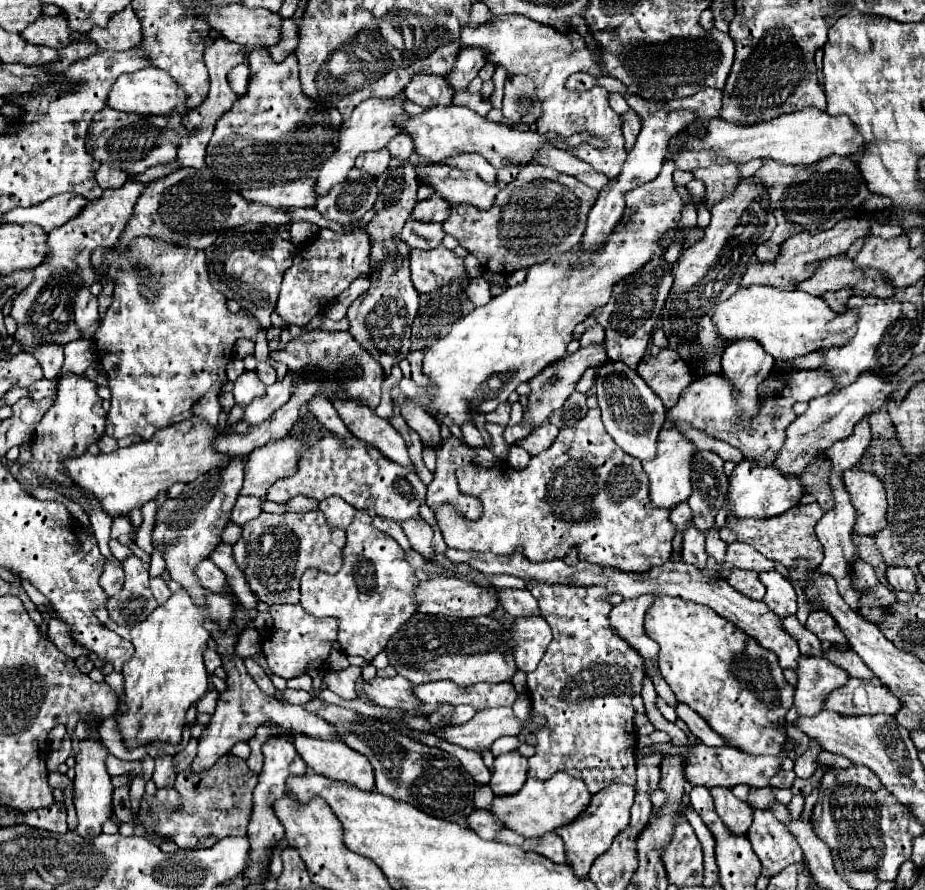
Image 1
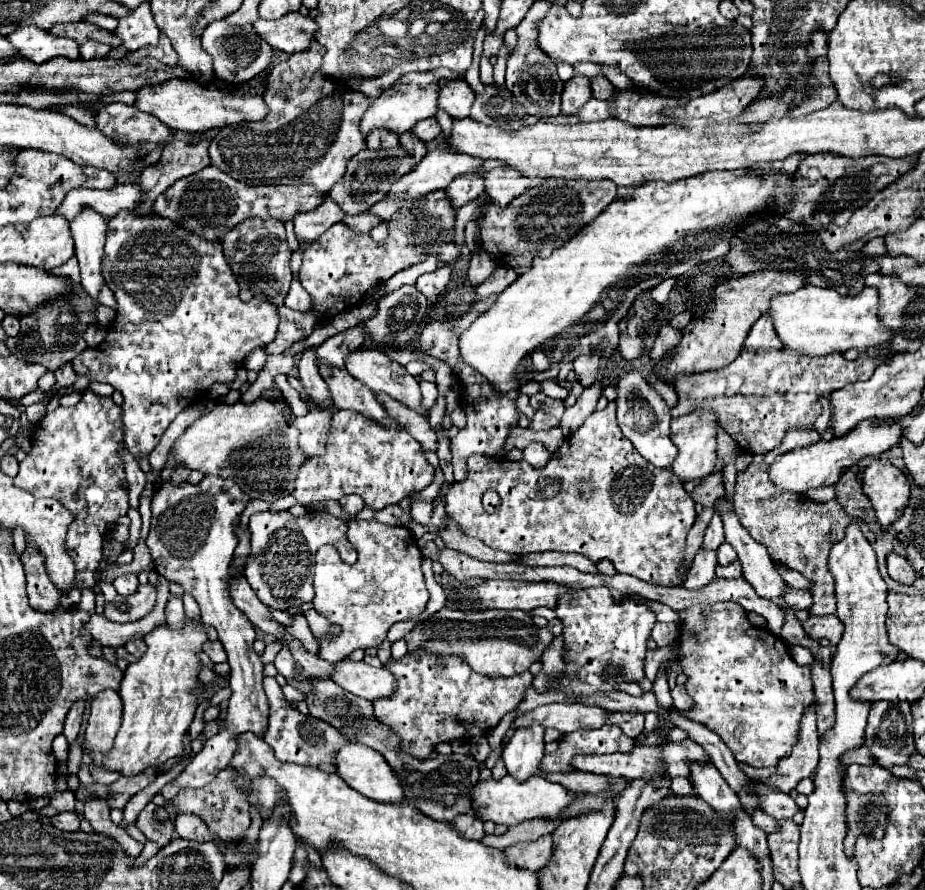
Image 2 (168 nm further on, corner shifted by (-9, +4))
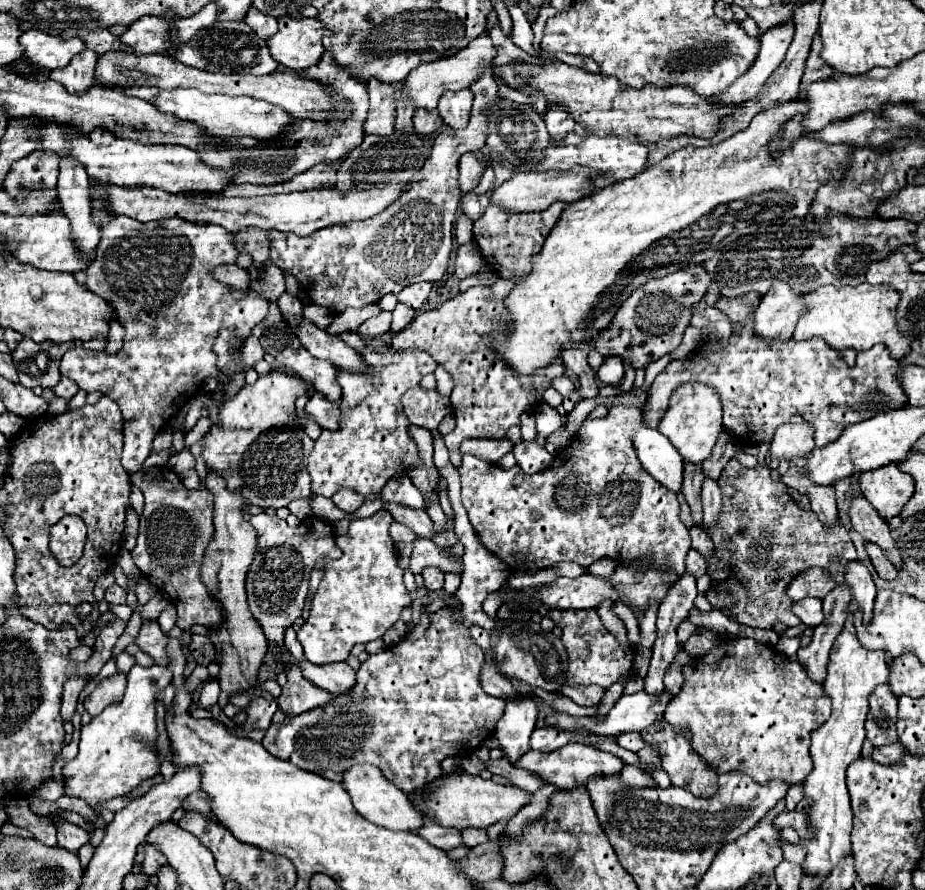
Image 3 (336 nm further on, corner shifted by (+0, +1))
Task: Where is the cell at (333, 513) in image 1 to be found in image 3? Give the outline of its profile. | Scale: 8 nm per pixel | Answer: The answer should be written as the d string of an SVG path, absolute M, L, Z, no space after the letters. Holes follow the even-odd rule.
M341 489L341 491L337 491L333 497L333 503L341 509L341 511L345 511L345 513L353 513L353 511L357 511L359 507L361 507L361 495L359 493L353 493L351 489Z

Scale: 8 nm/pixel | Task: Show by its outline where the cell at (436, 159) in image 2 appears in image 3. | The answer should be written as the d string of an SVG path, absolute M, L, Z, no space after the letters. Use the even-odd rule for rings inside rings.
M403 183L387 185L381 189L347 189L345 193L329 187L329 189L311 189L303 193L289 193L289 195L271 195L271 197L251 197L251 199L237 199L237 197L201 197L201 195L173 195L153 187L137 187L137 189L121 189L117 185L107 187L107 205L117 215L133 217L141 223L161 221L171 217L181 217L191 223L215 223L225 227L227 231L235 233L247 227L259 227L265 231L287 231L295 235L311 235L329 225L345 225L359 219L369 219L381 213L387 205L391 205L401 195Z

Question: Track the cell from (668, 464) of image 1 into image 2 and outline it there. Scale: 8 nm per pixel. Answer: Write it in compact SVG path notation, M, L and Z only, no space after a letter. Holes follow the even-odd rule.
M694 410L692 414L672 420L670 438L672 438L674 446L678 448L678 456L670 464L670 472L676 474L682 484L686 484L690 480L702 480L708 474L712 474L714 460L716 460L716 426L714 426L714 422L716 422L716 416L706 410Z

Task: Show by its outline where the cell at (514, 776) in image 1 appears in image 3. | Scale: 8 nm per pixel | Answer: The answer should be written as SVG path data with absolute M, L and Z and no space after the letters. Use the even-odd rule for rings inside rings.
M521 693L521 701L509 701L503 717L497 721L495 737L507 753L507 759L515 763L529 751L529 737L537 723L537 705L531 693Z

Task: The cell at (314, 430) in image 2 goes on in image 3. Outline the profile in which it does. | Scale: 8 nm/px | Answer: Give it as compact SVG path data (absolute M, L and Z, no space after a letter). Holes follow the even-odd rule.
M313 393L305 405L305 413L313 415L315 421L329 431L339 429L339 419L341 419L341 401L325 401L321 393Z

